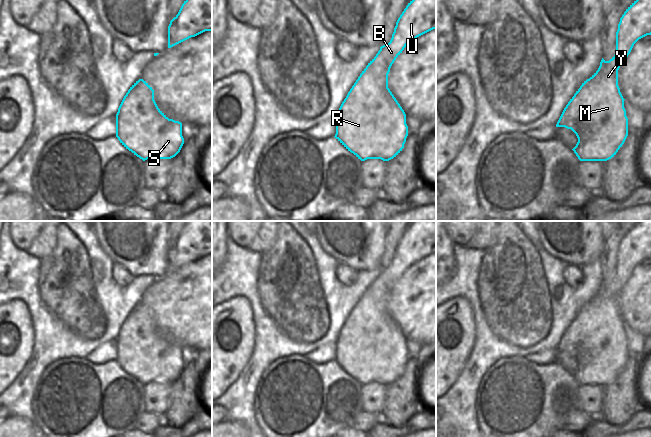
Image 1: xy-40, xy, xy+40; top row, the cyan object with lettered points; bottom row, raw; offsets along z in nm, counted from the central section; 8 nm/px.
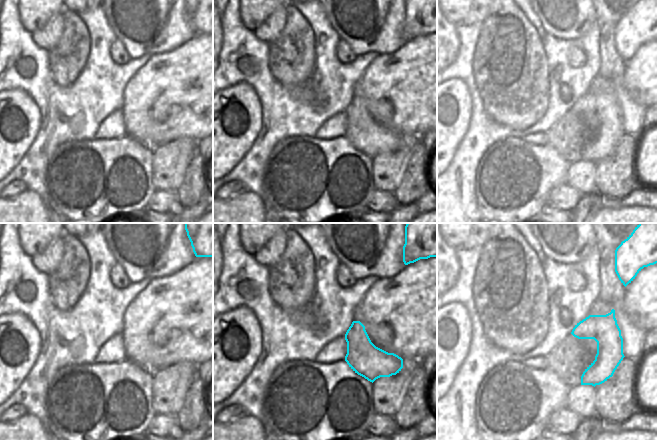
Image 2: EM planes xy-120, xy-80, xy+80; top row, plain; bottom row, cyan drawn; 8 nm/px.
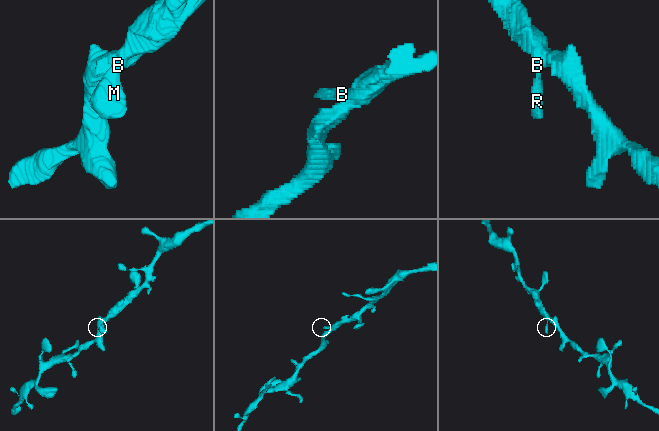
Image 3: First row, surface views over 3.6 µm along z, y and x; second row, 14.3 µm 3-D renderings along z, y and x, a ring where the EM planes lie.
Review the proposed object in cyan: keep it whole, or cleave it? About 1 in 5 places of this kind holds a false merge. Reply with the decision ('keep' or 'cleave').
keep

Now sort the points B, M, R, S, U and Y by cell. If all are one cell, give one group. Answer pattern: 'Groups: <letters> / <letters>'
Groups: B M R S U Y

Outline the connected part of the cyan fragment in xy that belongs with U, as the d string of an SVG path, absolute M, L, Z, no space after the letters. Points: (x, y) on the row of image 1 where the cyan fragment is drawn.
M436 0L410 1L396 22L390 42L380 47L342 102L336 116L334 137L361 161L389 161L404 148L408 136L406 114L388 88L388 74L404 48L433 29L436 29Z

